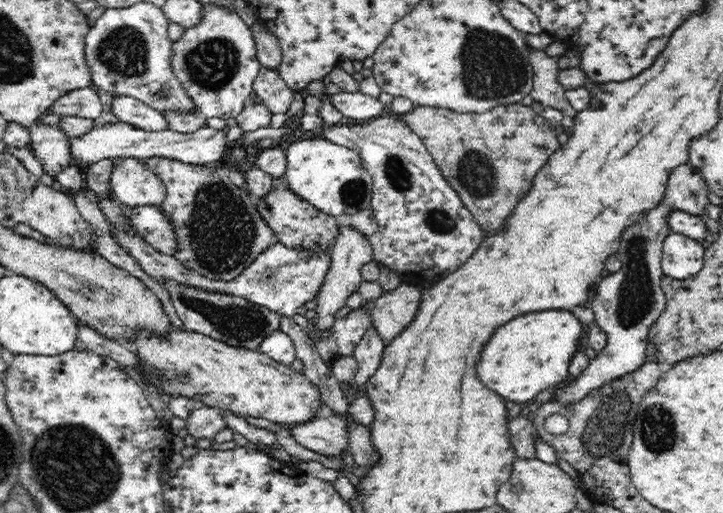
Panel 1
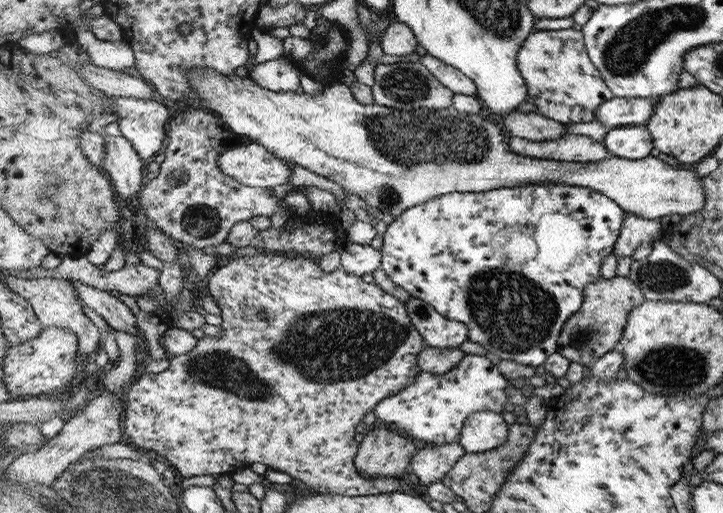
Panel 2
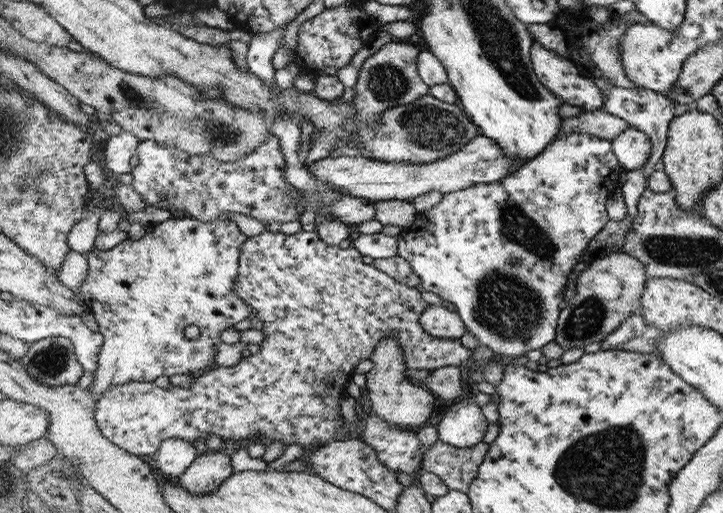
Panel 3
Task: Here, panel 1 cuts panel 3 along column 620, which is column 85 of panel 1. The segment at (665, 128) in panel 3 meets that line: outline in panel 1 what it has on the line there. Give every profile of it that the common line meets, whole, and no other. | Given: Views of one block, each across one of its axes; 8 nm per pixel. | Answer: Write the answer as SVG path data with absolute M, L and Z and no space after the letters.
M88 86L66 92L60 96L54 104L52 111L60 116L81 116L82 118L94 119L102 113L102 96L98 96L96 90Z

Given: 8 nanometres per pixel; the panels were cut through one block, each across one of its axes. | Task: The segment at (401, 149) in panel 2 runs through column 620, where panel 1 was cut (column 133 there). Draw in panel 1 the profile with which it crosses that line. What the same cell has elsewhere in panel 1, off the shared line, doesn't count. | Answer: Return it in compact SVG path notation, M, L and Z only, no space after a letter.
M140 159L121 160L110 175L111 192L125 206L161 206L167 189Z

